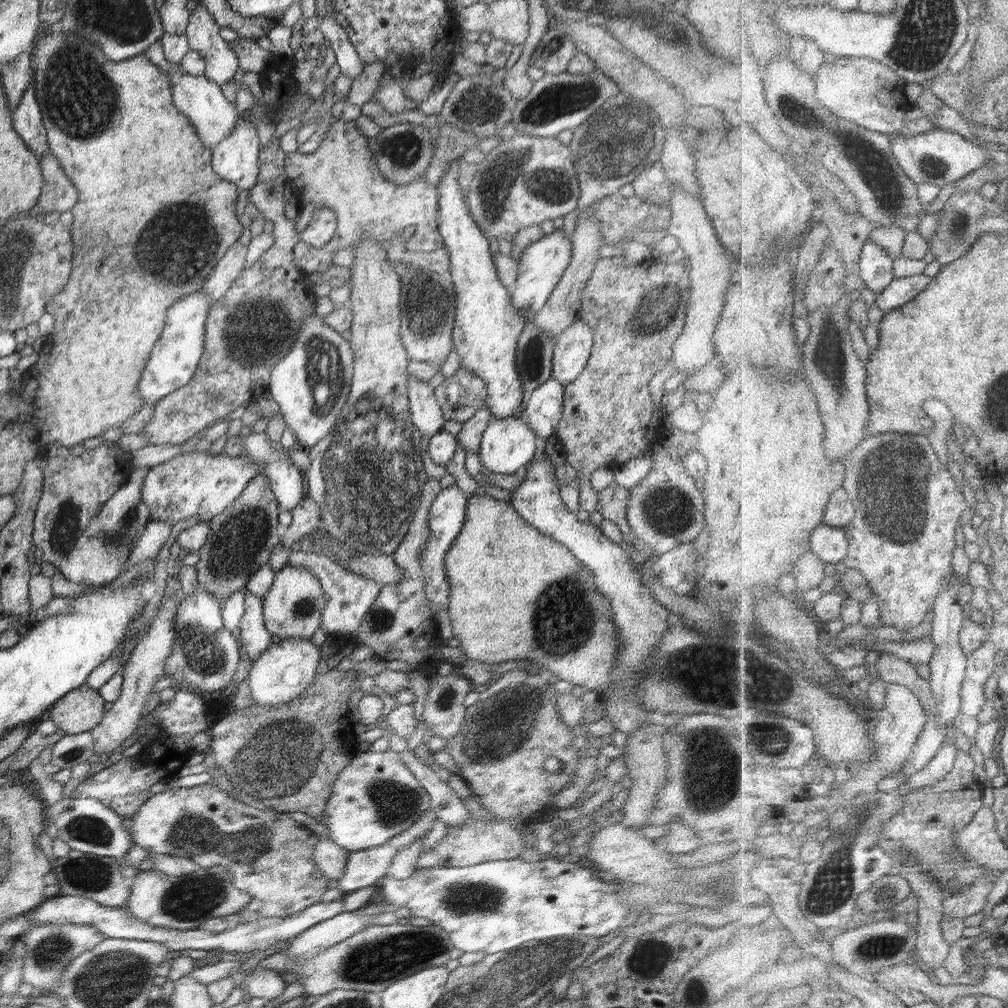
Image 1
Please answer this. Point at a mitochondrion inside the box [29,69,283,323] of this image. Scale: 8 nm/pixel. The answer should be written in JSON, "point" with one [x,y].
{"point":[199,244]}

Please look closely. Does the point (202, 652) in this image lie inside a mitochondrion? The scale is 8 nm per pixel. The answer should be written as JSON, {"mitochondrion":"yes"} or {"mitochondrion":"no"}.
{"mitochondrion":"yes"}

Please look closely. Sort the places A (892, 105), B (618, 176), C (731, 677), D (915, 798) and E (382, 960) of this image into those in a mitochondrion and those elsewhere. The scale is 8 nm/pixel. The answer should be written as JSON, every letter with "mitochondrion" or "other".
{"A":"other","B":"mitochondrion","C":"mitochondrion","D":"other","E":"mitochondrion"}

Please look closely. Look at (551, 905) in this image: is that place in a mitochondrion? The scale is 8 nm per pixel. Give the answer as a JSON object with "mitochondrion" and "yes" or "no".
{"mitochondrion":"no"}

